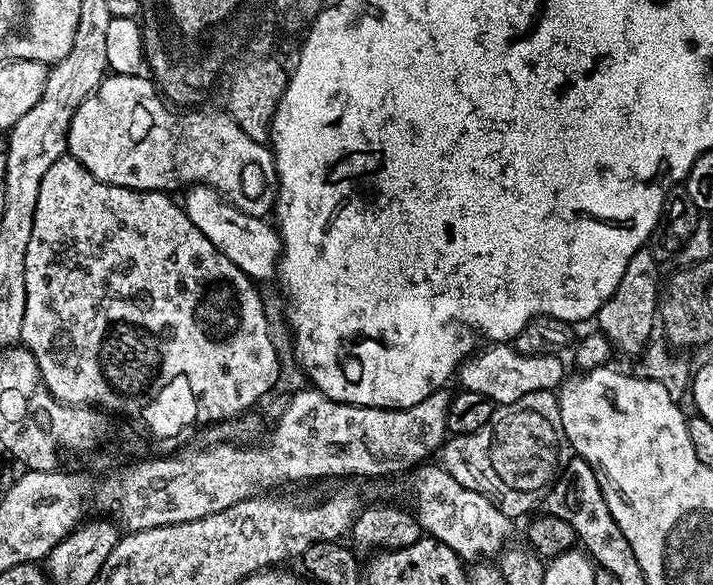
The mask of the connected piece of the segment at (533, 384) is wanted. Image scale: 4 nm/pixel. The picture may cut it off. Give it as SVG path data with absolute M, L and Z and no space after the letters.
M496 342L485 352L472 356L463 361L458 369L459 387L466 392L486 394L493 405L513 404L518 398L526 398L526 394L535 392L551 392L559 389L566 378L564 364L559 355L527 356L515 351L508 342Z

